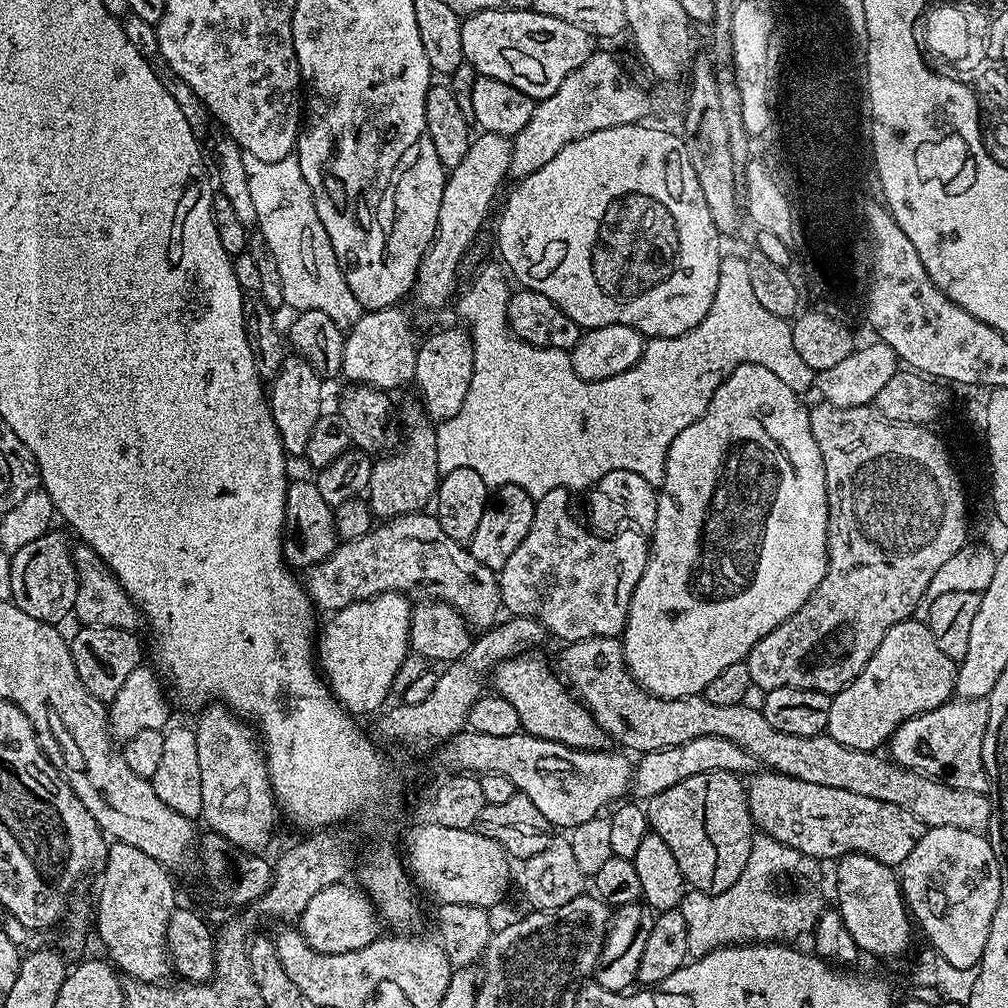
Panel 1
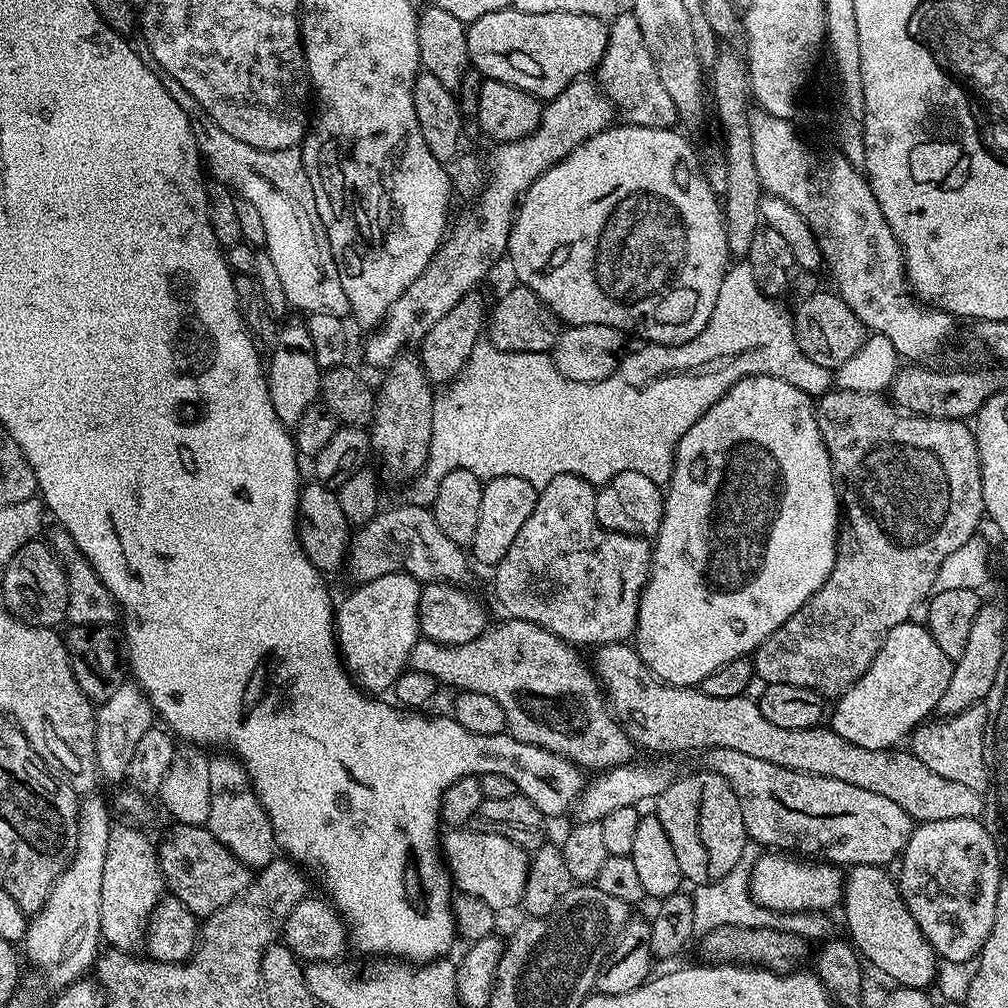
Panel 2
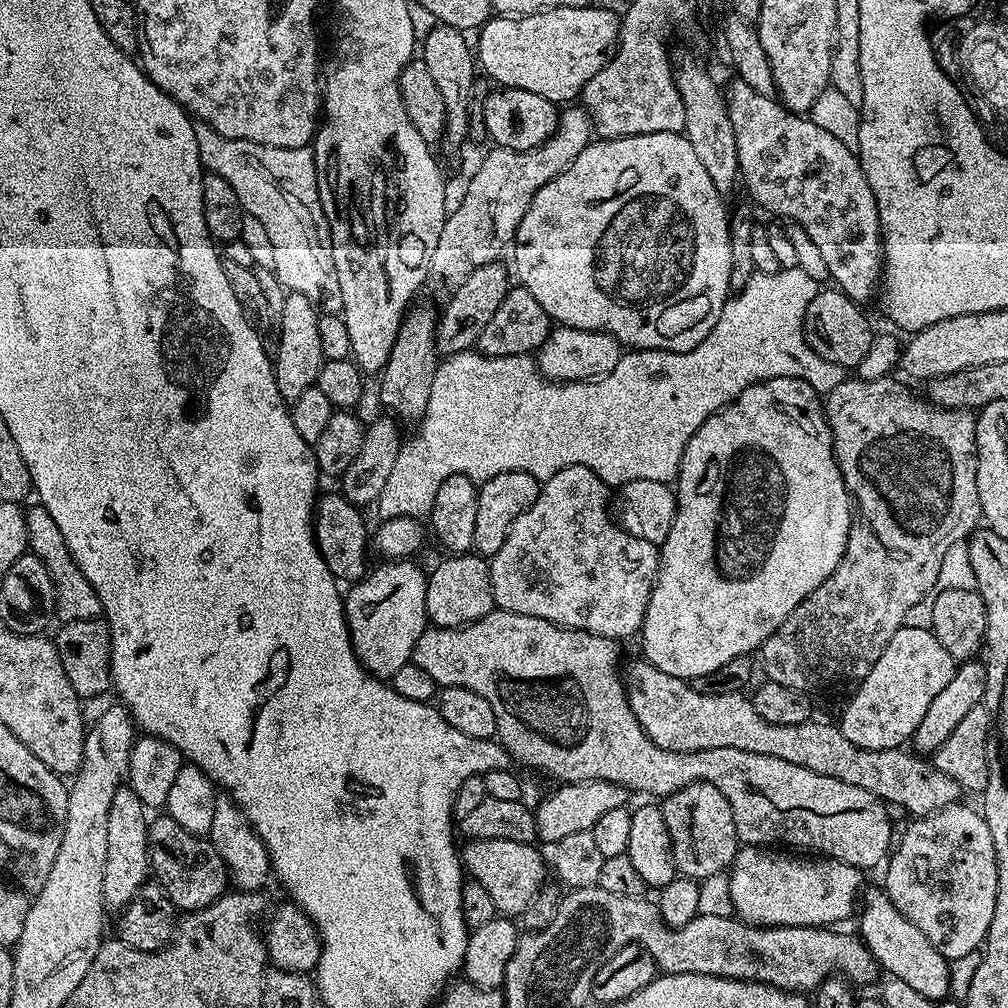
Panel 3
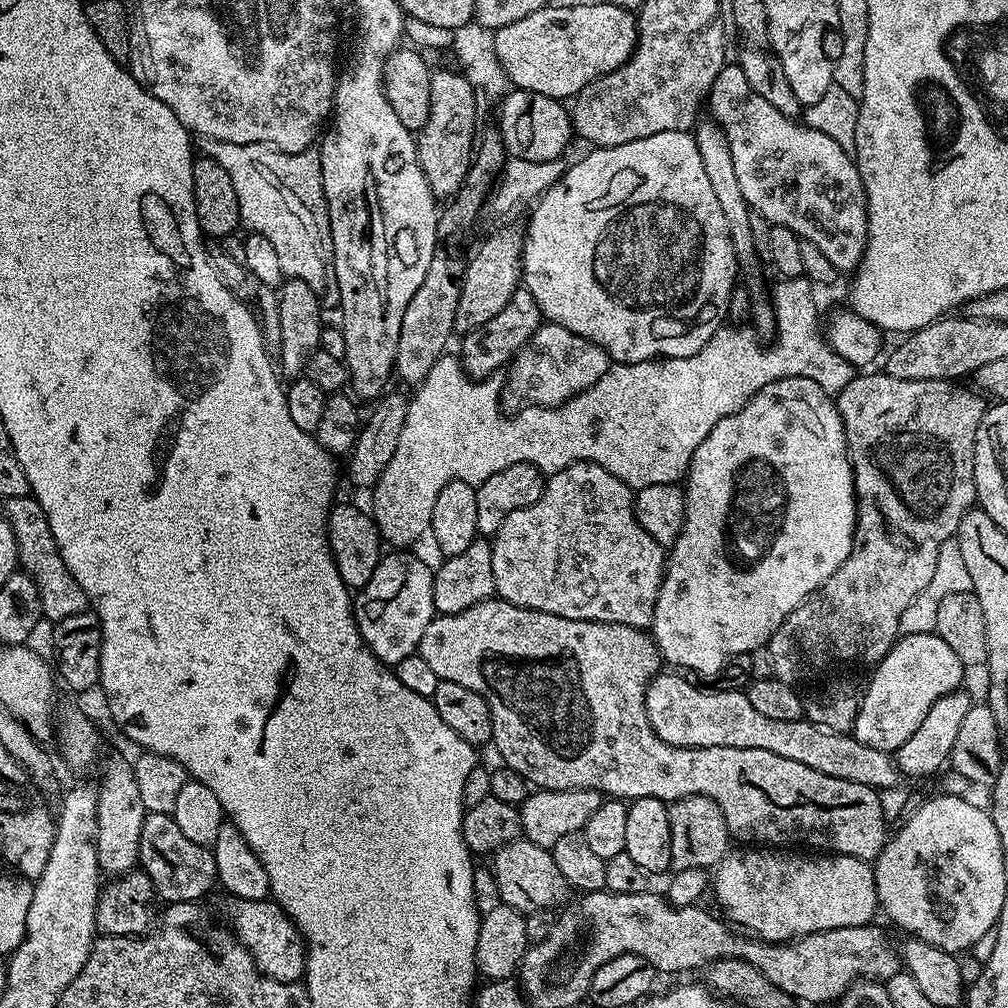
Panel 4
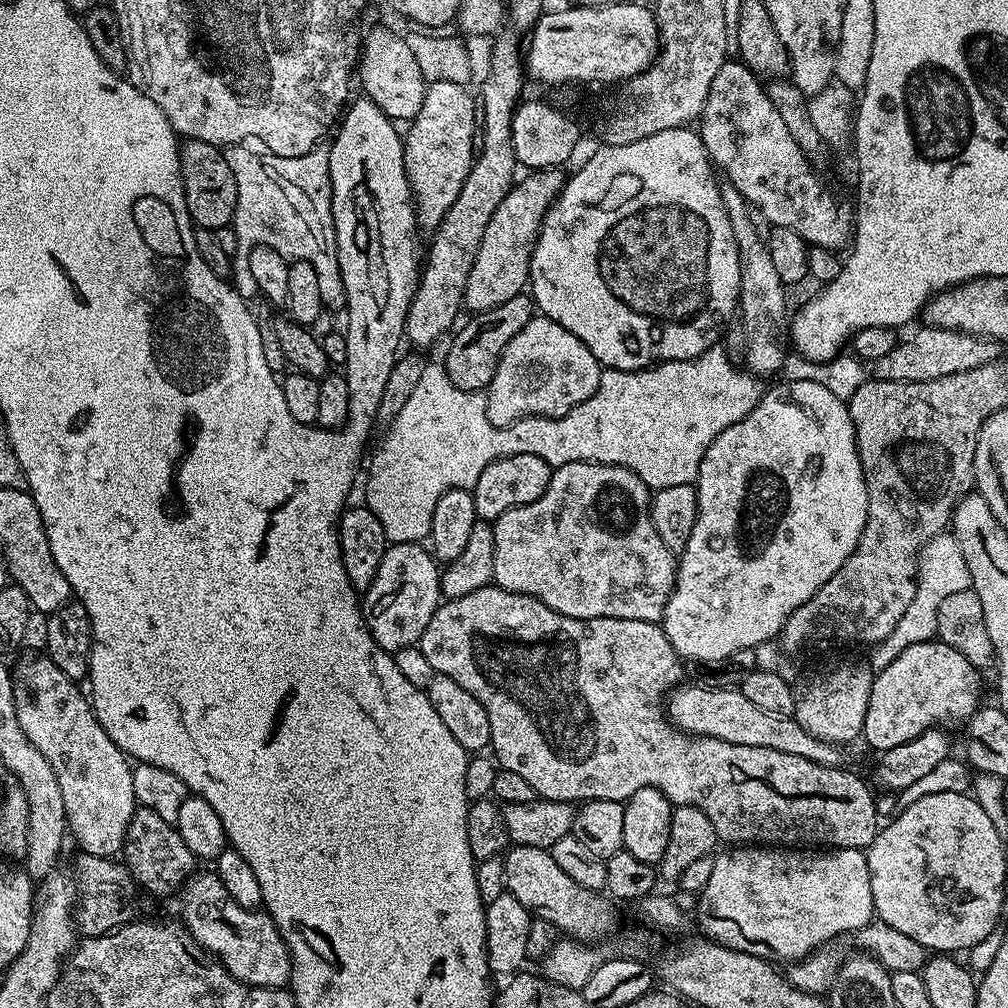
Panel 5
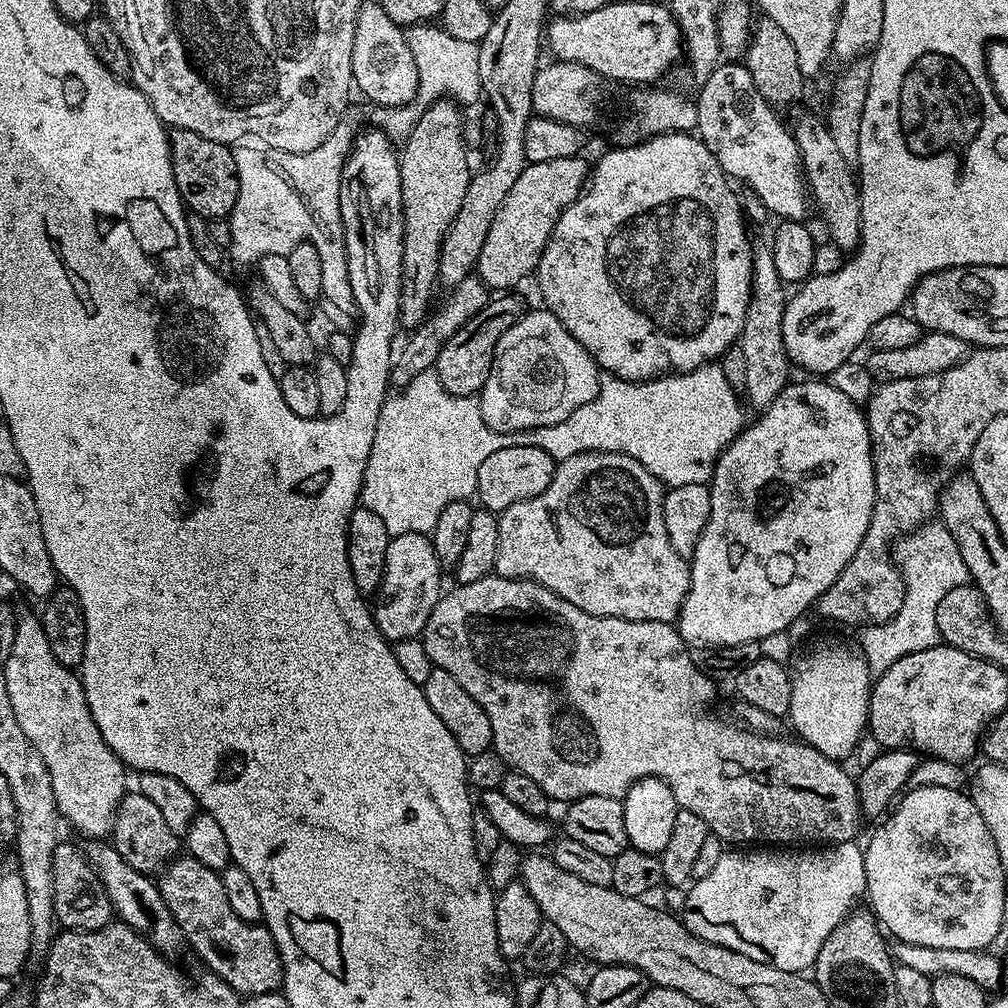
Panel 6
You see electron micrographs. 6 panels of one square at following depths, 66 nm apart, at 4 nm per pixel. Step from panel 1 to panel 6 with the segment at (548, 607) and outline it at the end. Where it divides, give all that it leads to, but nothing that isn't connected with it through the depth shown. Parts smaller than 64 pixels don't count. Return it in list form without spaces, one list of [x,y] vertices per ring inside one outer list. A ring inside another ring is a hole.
[[[583,452],[561,460],[556,465],[556,473],[550,486],[546,486],[542,494],[534,498],[526,498],[522,502],[514,502],[514,506],[499,513],[498,558],[494,569],[495,575],[515,580],[532,580],[543,588],[549,588],[566,602],[578,606],[578,610],[586,610],[595,616],[613,616],[627,620],[649,620],[672,624],[679,617],[682,602],[690,590],[690,564],[685,556],[678,554],[678,550],[674,550],[674,546],[670,546],[670,534],[666,534],[666,522],[662,518],[665,491],[665,485],[661,484],[660,479],[654,474],[650,474],[650,470],[642,466],[642,462],[621,452]]]

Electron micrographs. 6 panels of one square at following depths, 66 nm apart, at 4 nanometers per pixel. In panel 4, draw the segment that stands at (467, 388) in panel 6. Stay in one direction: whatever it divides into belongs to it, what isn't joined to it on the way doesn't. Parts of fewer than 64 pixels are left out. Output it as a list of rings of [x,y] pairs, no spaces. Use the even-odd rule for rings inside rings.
[[[521,286],[516,289],[516,293],[490,318],[490,322],[482,322],[473,332],[467,333],[460,344],[459,363],[465,372],[473,378],[483,378],[499,373],[505,366],[511,365],[515,356],[526,346],[528,339],[539,330],[542,323],[540,307],[538,302],[534,302],[534,294],[530,294],[528,289]]]

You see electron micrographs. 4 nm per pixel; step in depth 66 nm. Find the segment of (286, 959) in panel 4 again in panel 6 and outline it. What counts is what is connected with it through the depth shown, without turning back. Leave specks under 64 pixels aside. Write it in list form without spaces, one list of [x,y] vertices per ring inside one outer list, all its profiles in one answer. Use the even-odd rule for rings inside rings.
[[[184,854],[173,859],[159,873],[158,883],[162,898],[178,922],[187,947],[192,947],[200,955],[207,971],[225,980],[244,998],[281,991],[284,973],[274,938],[263,923],[243,920],[230,910],[230,898],[226,898],[220,873]]]

